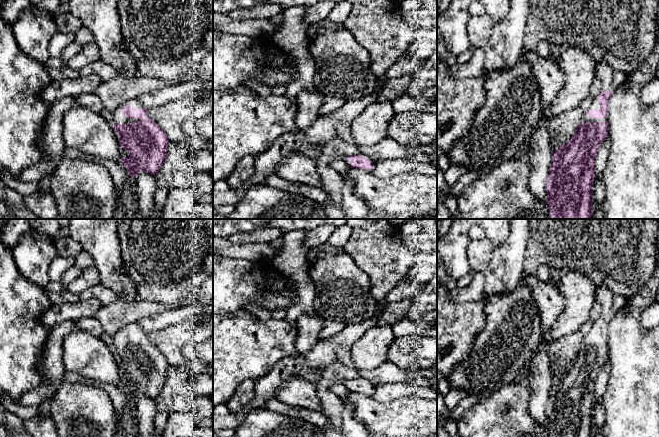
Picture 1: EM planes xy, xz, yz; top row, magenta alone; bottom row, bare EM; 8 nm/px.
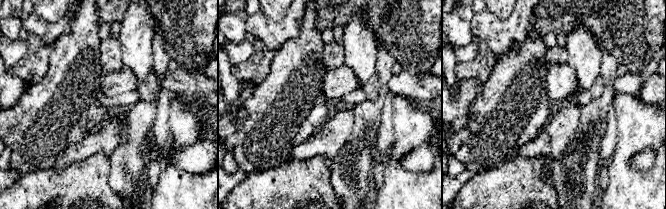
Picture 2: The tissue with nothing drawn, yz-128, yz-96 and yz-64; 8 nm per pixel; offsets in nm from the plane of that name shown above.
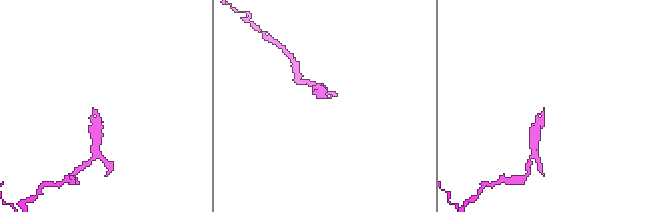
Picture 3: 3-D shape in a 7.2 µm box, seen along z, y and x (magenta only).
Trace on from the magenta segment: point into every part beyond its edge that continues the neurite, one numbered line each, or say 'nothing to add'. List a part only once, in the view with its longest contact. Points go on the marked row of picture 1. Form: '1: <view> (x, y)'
1: xy (118, 118)

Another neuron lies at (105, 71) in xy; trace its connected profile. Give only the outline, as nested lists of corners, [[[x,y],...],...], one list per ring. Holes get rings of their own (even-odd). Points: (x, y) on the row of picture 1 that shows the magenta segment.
[[[102,59],[94,61],[80,70],[81,77],[95,75],[101,78],[103,82],[111,80],[118,76],[117,70]]]

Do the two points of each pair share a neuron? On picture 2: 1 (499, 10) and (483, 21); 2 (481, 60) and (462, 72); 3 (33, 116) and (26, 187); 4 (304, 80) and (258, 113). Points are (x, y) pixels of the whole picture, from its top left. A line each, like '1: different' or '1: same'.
1: different
2: same
3: different
4: same

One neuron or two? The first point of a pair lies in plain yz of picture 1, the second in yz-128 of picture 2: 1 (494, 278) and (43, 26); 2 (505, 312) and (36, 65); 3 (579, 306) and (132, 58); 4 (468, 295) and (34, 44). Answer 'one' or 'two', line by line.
1: one
2: two
3: one
4: one

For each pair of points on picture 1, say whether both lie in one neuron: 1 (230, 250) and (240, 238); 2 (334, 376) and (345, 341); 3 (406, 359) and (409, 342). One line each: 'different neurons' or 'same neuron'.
1: different neurons
2: different neurons
3: same neuron

